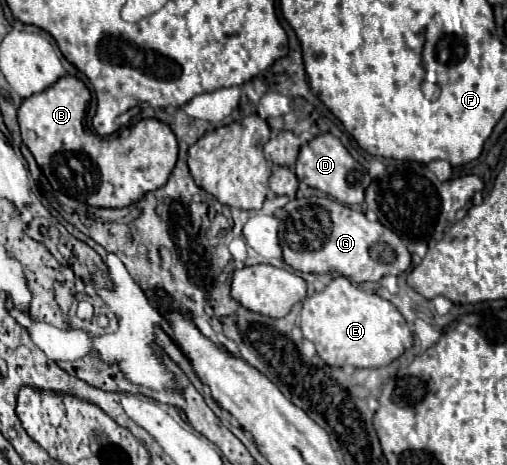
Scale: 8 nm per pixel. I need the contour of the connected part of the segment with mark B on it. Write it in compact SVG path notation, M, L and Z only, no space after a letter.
M63 77L47 91L35 93L27 97L17 113L21 139L33 153L39 169L51 183L51 187L75 201L81 201L91 207L129 207L139 201L145 193L163 187L171 175L171 169L178 159L178 142L173 131L161 123L159 119L143 119L129 130L128 137L110 136L108 139L88 131L83 125L83 111L87 109L91 95L89 89L75 77Z

